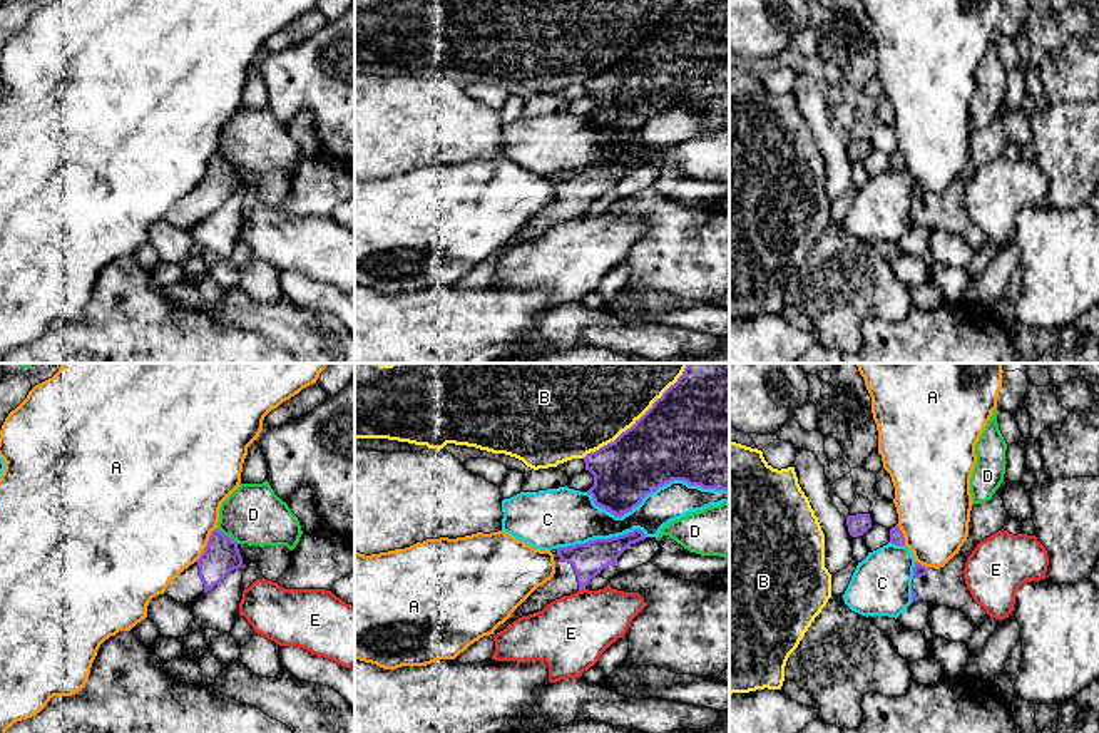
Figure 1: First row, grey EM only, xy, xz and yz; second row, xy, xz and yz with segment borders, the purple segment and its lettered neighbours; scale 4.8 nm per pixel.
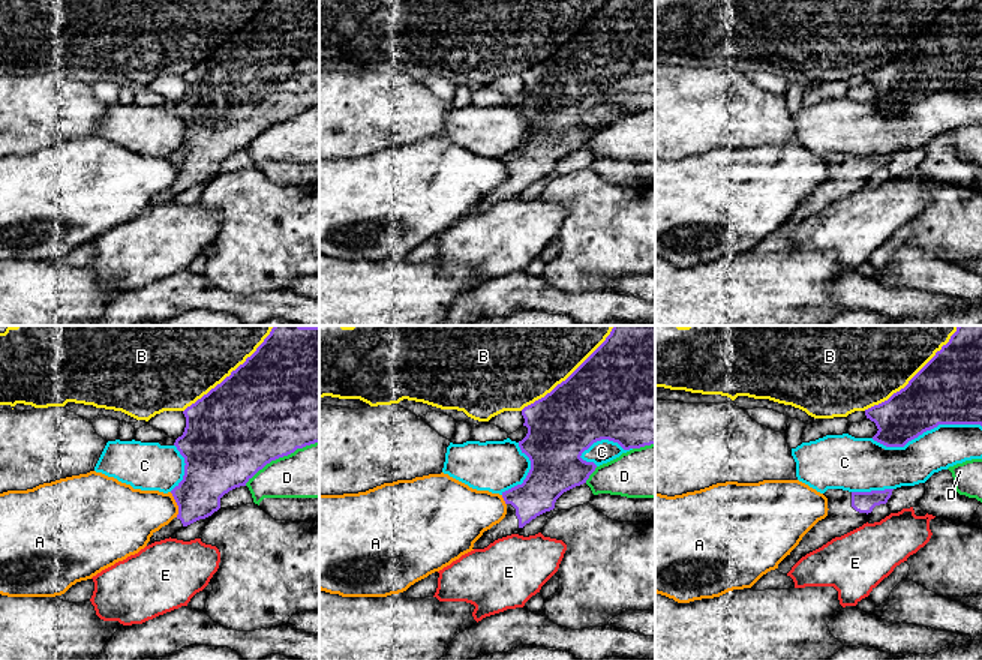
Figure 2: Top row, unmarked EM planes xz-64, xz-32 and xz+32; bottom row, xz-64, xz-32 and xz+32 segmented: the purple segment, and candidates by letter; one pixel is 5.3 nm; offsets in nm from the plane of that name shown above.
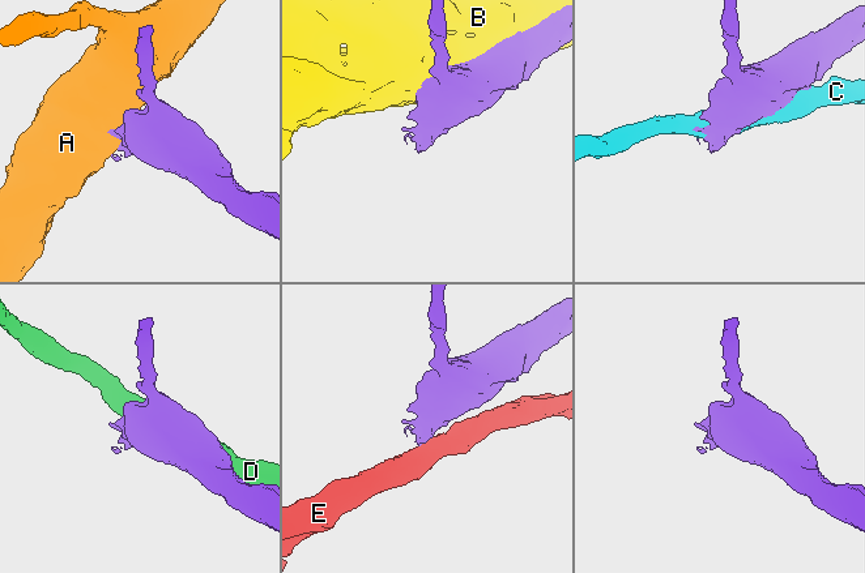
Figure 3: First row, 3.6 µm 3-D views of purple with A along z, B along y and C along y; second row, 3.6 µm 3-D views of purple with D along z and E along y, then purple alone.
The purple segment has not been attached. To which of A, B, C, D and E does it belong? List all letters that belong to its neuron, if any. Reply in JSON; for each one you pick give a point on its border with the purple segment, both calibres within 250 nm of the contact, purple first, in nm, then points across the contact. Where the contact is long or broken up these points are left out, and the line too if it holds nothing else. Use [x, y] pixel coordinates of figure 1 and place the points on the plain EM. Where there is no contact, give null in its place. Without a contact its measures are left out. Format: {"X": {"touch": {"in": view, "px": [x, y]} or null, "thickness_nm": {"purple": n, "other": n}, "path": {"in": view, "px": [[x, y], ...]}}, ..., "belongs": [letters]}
{"belongs": []}

